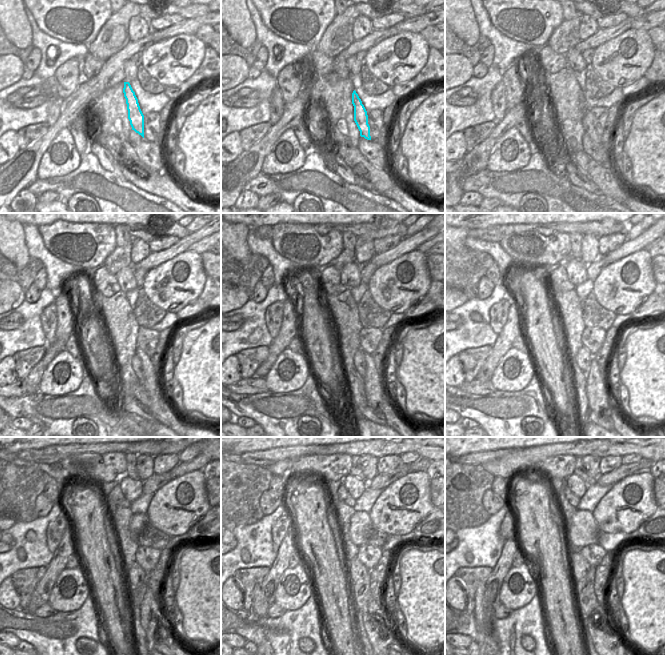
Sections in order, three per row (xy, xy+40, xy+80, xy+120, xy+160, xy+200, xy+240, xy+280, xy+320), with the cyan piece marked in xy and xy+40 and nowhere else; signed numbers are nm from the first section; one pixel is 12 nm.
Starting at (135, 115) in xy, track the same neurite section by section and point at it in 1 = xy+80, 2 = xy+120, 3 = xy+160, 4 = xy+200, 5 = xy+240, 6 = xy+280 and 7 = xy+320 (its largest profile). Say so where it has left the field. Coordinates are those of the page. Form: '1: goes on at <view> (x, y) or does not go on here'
1: goes on at xy+80 (588, 124)
2: goes on at xy+120 (150, 378)
3: goes on at xy+160 (373, 386)
4: goes on at xy+200 (598, 392)
5: goes on at xy+240 (151, 616)
6: goes on at xy+280 (380, 635)
7: goes on at xy+320 (605, 640)

